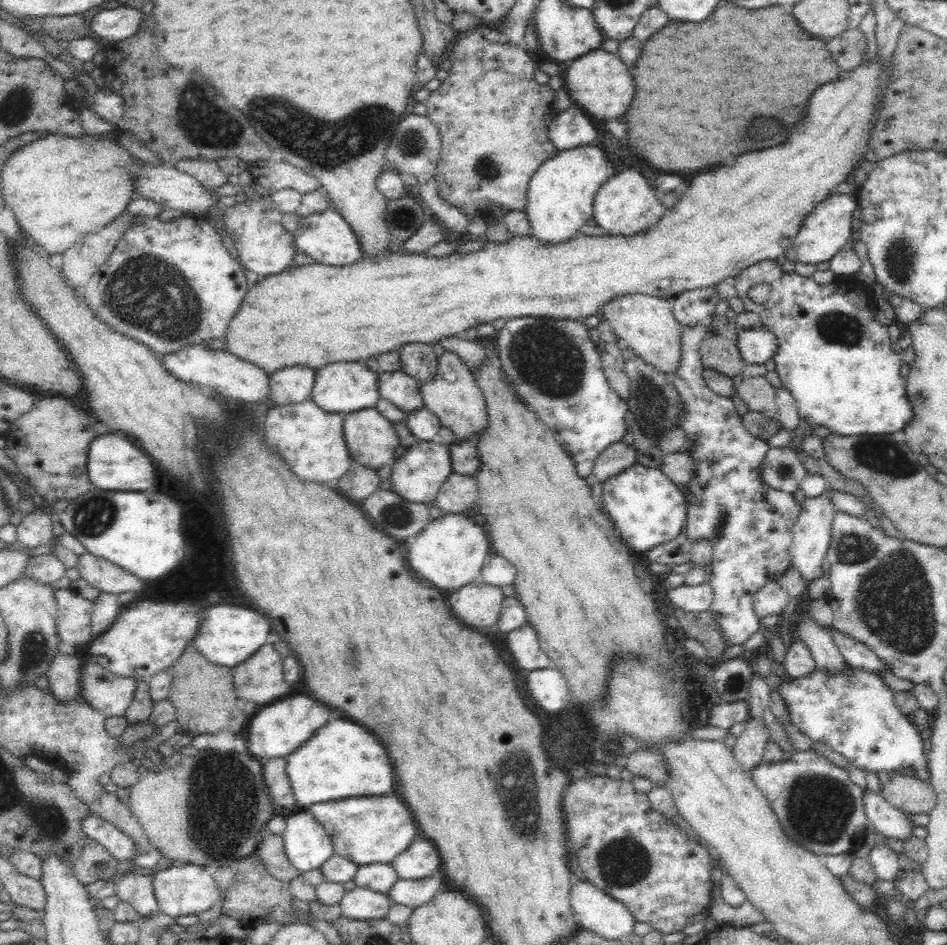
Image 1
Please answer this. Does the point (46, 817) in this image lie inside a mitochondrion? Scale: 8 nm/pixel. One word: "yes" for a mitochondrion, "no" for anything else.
yes

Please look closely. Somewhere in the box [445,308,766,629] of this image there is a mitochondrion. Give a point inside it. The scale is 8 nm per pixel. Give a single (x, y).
(542, 356)

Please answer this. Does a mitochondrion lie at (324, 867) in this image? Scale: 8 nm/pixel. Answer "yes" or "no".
no

